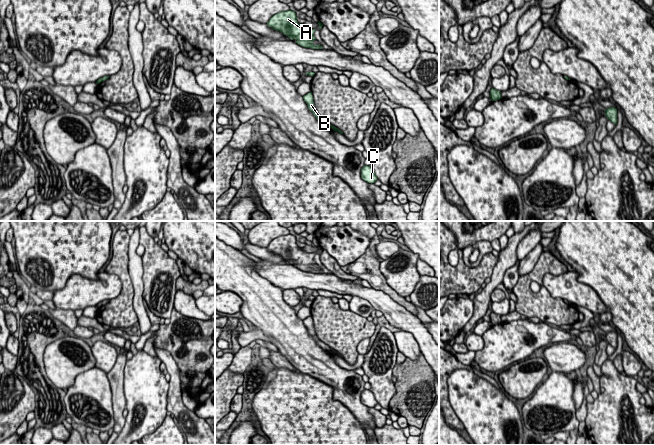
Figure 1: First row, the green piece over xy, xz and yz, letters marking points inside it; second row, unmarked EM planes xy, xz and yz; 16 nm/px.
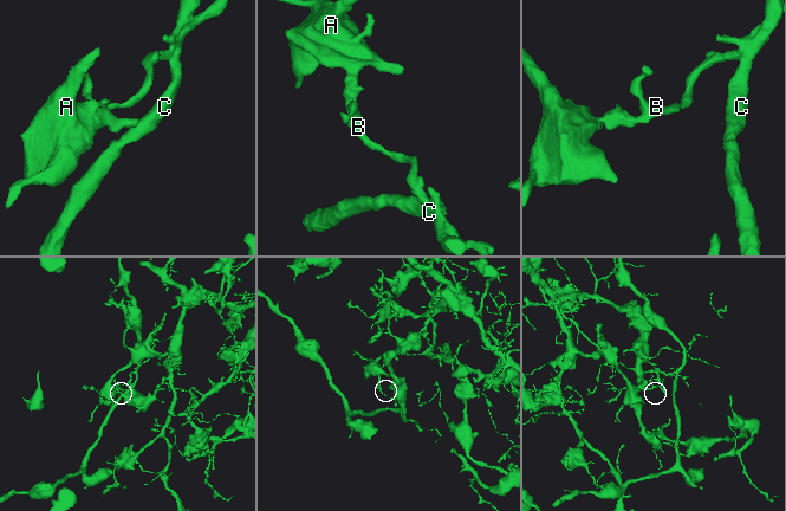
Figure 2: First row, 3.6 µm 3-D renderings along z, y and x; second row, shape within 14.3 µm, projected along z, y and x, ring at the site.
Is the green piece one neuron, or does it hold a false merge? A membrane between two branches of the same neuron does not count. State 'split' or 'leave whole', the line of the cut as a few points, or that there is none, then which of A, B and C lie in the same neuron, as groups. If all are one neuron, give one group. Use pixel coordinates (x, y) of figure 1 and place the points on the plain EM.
split | xz (331, 349), (329, 351) | A B / C

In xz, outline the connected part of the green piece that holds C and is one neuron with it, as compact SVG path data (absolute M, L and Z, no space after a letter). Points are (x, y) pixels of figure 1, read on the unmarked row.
M364 389L361 393L361 402L366 405L367 407L375 407L377 404L377 400L370 390Z

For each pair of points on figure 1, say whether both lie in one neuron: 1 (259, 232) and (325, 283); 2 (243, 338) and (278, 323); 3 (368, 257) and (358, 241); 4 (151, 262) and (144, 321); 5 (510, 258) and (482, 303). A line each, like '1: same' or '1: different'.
1: different
2: different
3: different
4: different
5: same

